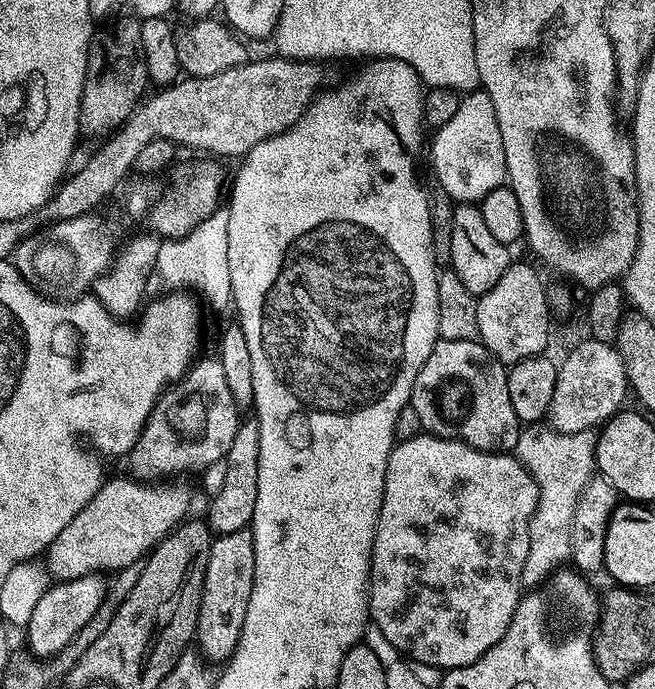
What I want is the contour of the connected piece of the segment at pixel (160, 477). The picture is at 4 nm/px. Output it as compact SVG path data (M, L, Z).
M218 358L199 359L184 373L183 377L171 385L153 406L148 421L134 442L126 463L132 467L131 475L141 482L164 482L167 476L184 476L187 472L199 474L206 466L223 460L228 455L234 434L238 434L242 423L241 411L230 398L230 386L226 386L226 373Z

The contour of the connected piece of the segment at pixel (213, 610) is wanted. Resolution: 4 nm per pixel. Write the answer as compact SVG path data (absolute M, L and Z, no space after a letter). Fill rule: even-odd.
M248 528L231 532L225 536L217 535L210 546L210 554L206 562L204 585L200 595L200 609L196 623L195 643L200 643L198 652L205 661L220 660L227 662L238 646L238 638L242 634L242 622L246 622L246 606L250 602L250 590L254 586L254 542Z

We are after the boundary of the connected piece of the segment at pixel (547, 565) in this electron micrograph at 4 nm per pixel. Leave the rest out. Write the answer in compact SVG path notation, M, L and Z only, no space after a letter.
M528 426L520 433L514 455L531 474L538 490L536 509L530 522L530 550L520 579L525 589L531 590L542 584L558 565L572 555L570 526L574 522L578 498L584 487L594 479L596 437L597 433L590 428L574 434L557 434L548 426Z

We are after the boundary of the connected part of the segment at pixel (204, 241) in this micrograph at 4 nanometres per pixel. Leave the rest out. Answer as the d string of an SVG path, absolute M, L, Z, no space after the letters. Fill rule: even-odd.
M221 206L210 214L190 234L176 240L165 239L160 245L156 272L164 276L177 276L184 284L196 286L212 304L228 304L232 299L230 286L230 258L228 257L228 231L230 214L227 207Z

